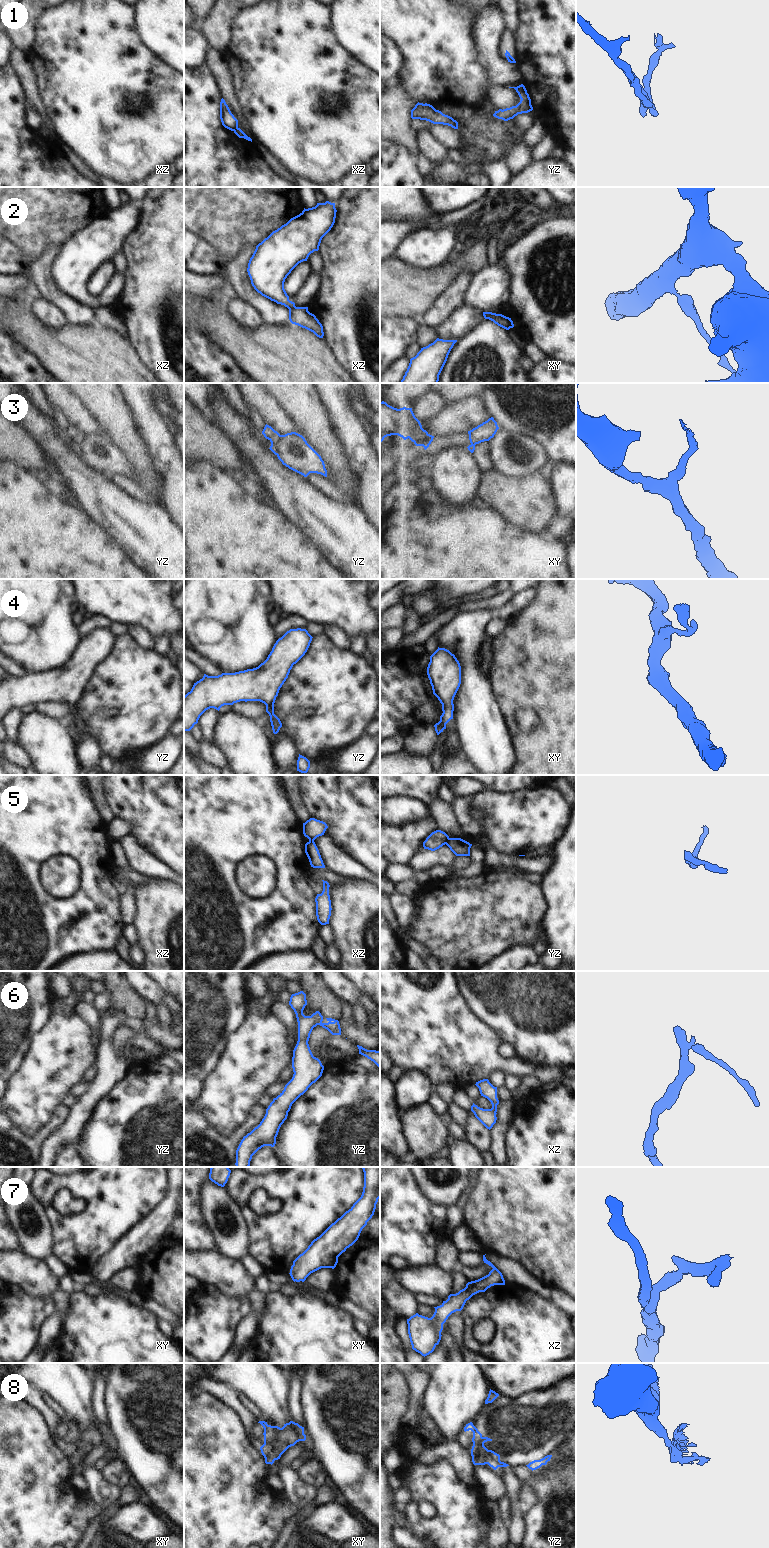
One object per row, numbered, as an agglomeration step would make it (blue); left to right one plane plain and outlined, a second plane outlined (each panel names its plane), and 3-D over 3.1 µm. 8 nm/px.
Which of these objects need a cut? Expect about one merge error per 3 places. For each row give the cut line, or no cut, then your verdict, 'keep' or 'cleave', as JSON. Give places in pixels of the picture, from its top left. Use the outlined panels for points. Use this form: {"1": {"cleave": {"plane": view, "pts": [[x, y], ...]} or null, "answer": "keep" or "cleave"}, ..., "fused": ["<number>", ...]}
{"1": {"cleave": {"plane": "xz", "pts": [[237, 127], [234, 131]]}, "answer": "cleave"}, "2": {"cleave": {"plane": "xz", "pts": [[295, 306], [289, 309]]}, "answer": "cleave"}, "3": {"cleave": {"plane": "yz", "pts": [[281, 435], [279, 440], [271, 445]]}, "answer": "cleave"}, "4": {"cleave": null, "answer": "keep"}, "5": {"cleave": {"plane": "yz", "pts": [[450, 838], [445, 843]]}, "answer": "cleave"}, "6": {"cleave": null, "answer": "keep"}, "7": {"cleave": null, "answer": "keep"}, "8": {"cleave": {"plane": "yz", "pts": [[473, 1425], [471, 1430]]}, "answer": "cleave"}, "fused": ["1", "2", "3", "5", "8"]}

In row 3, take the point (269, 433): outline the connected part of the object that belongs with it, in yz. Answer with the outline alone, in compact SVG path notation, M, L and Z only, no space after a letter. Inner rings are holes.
M267 424L264 427L262 434L271 442L271 445L277 444L281 437L281 435L277 431L275 431L271 426Z

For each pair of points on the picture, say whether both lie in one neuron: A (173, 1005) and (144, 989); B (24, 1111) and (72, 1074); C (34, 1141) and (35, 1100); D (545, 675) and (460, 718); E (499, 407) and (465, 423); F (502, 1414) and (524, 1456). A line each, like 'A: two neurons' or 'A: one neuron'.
A: one neuron
B: one neuron
C: two neurons
D: two neurons
E: two neurons
F: one neuron

